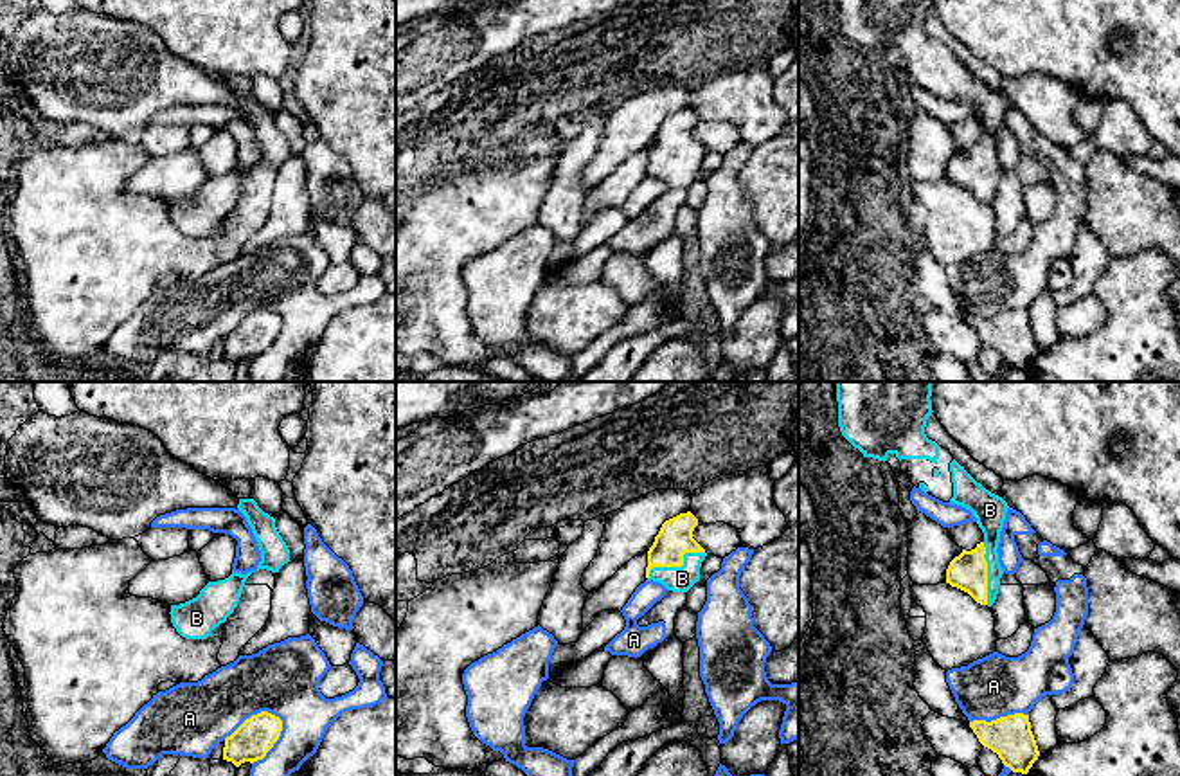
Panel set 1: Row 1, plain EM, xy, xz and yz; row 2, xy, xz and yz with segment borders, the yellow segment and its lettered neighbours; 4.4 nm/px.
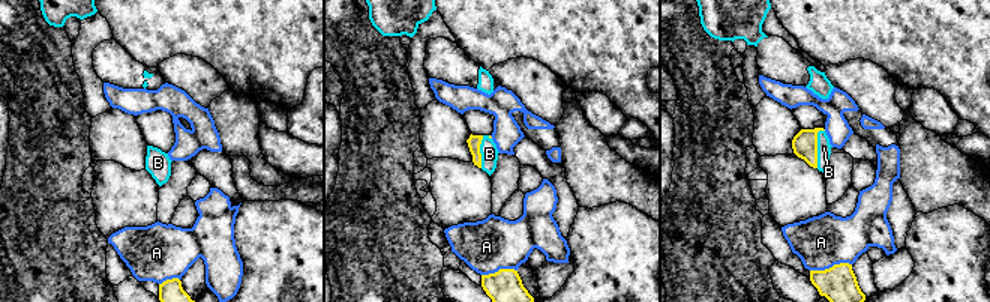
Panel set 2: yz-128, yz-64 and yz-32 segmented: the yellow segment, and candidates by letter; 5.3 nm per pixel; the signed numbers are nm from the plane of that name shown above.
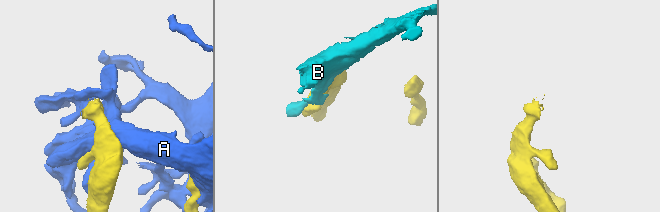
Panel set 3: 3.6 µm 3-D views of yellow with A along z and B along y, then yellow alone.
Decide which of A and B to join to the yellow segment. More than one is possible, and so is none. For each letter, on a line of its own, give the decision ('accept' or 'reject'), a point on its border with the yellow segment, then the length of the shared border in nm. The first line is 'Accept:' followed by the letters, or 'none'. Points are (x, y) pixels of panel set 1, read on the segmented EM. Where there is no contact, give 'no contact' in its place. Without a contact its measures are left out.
Accept: B
A: reject; contact xy (252, 715); length 280 nm
B: accept; contact xz (677, 566); length 280 nm

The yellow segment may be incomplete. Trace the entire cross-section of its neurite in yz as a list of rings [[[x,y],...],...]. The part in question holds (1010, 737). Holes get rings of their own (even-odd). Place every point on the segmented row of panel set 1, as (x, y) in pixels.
[[[1015,713],[991,722],[973,720],[970,727],[1013,772],[1027,774],[1040,756],[1029,715]]]

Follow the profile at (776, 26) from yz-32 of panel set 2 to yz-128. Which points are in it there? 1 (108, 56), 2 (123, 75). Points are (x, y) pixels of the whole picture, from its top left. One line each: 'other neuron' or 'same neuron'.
1: other neuron
2: other neuron

